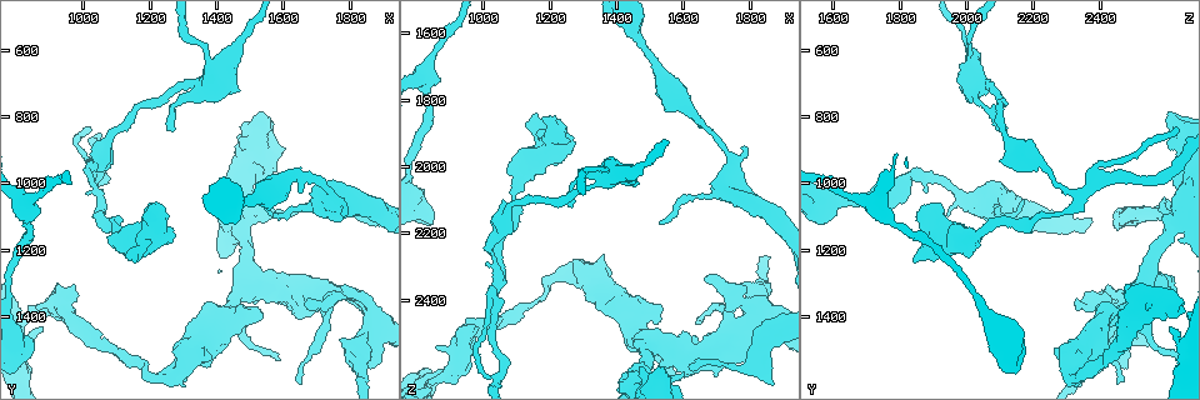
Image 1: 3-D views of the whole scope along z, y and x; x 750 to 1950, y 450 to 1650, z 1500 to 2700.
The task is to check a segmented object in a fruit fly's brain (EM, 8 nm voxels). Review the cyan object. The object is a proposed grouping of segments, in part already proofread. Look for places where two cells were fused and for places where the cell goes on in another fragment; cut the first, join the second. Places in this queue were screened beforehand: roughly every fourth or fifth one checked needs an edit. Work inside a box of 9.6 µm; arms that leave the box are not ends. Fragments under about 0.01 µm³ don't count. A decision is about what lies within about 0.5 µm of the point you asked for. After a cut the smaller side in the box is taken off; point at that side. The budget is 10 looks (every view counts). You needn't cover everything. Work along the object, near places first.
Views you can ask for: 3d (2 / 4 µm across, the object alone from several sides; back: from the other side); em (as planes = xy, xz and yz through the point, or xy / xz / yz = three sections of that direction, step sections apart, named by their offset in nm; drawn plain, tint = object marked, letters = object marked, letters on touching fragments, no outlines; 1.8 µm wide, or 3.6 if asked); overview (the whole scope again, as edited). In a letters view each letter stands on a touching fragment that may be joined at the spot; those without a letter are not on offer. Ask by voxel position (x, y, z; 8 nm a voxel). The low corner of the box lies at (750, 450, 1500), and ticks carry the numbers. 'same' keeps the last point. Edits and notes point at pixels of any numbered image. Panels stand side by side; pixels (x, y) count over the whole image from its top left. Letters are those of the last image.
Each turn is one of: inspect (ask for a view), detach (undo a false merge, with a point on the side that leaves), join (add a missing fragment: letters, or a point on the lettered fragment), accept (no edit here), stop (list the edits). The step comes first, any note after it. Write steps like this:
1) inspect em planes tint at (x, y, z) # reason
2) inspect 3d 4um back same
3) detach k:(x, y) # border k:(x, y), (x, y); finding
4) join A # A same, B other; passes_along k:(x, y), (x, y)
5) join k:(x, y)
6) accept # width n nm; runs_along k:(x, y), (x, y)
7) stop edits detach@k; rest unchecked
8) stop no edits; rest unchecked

inspect em planes letters at (1770, 1090, 1950) # an open end

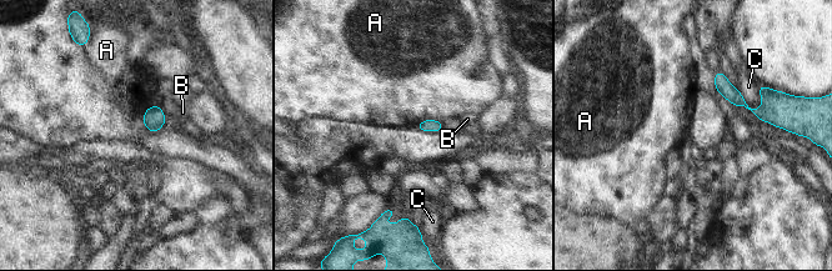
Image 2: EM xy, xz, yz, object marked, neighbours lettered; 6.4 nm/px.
accept # A other, B other, C other; none of them fits

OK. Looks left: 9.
inspect em xy step 16 tint at (1620, 980, 1830) # sudden change in width

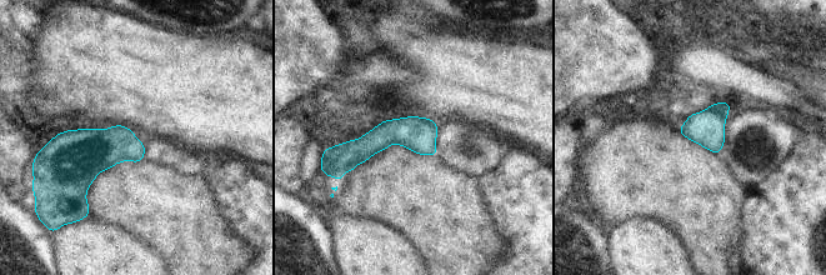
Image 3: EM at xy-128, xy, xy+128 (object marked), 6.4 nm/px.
inspect em xy step 16 letters same # what lies round it

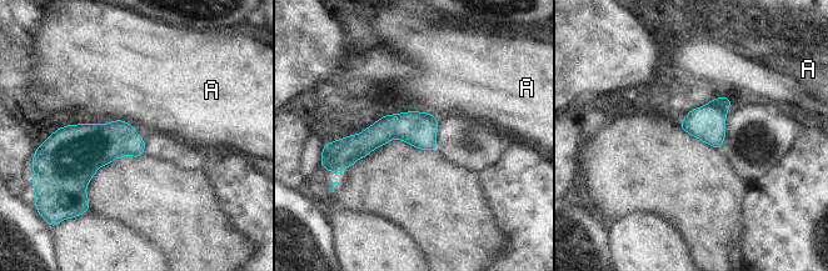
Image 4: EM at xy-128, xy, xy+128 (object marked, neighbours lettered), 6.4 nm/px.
accept # A other; border 4:(420, 110), (432, 114), (437, 119); one cell here

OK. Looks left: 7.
inspect em xz step 16 tint at (1050, 1040, 2330) # thin neck

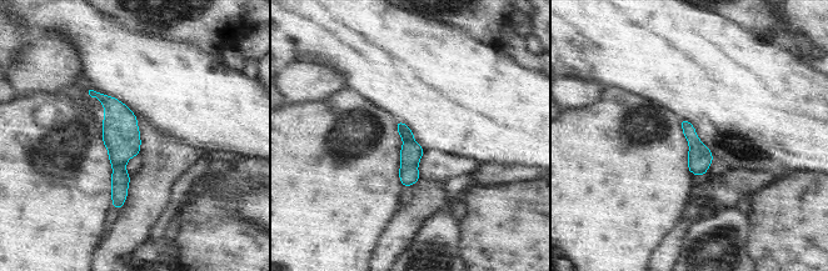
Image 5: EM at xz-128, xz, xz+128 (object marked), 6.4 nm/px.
inspect em planes tint same # cut it another way

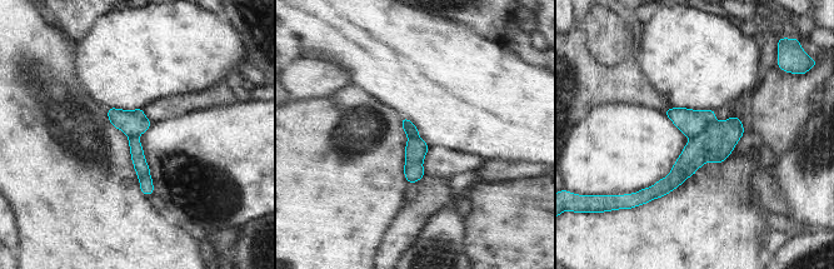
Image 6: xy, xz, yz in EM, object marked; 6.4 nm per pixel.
inspect em planes letters same

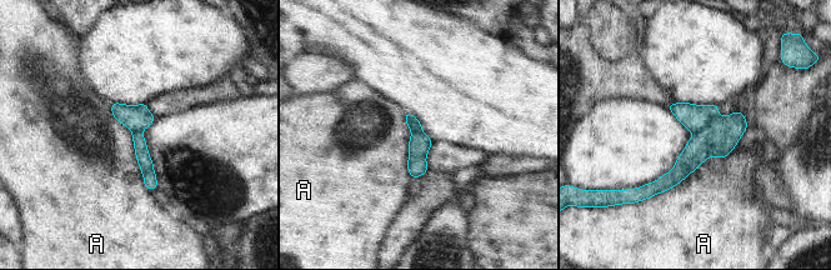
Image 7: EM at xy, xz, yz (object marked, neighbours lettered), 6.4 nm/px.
detach 7:(695, 118) # A other; border 7:(717, 115), (694, 134); a second cell is stuck on

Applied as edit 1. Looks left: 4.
inspect em planes letters at (1670, 1360, 2340) # an open end

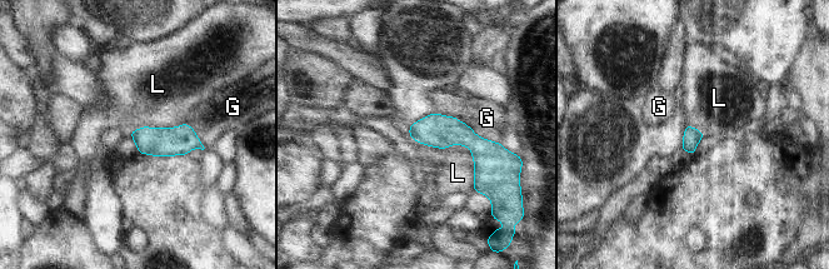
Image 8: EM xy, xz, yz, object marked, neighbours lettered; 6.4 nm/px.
accept # width 110 nm; longest_contact L 500 nm; G other, L other; none of them fits

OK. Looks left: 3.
stop edits detach@7; rest unchecked

